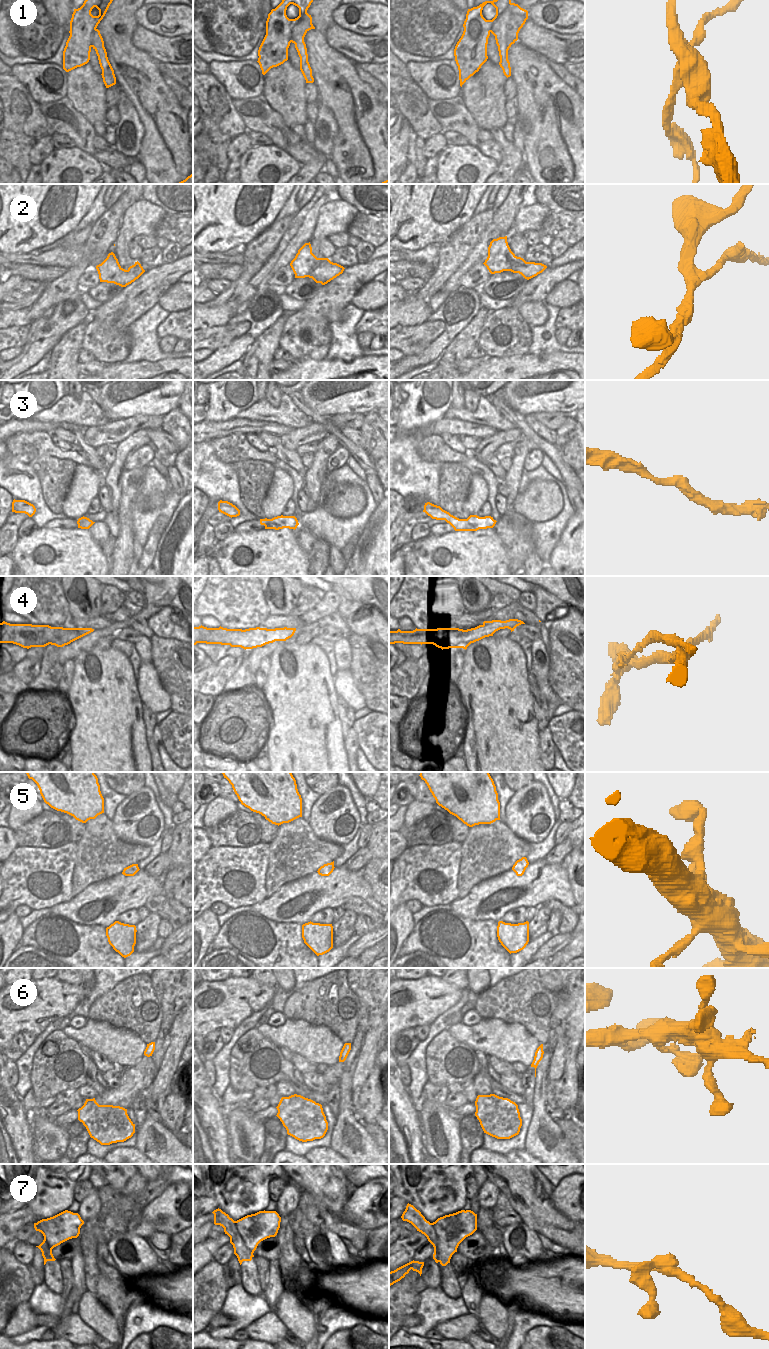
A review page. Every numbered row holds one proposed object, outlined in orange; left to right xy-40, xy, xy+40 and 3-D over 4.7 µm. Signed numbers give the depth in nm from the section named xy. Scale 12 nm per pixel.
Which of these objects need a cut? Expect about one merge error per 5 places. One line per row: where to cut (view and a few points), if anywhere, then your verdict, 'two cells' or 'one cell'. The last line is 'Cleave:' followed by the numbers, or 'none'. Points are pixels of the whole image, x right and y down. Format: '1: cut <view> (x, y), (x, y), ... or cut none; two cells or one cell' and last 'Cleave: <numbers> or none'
1: cut xy (306, 11), (293, 28), (291, 41); two cells
2: cut none; one cell
3: cut none; one cell
4: cut xy+40 (444, 628), (434, 633), (443, 643), (442, 648); two cells
5: cut none; one cell
6: cut none; one cell
7: cut none; one cell
Cleave: 1, 4

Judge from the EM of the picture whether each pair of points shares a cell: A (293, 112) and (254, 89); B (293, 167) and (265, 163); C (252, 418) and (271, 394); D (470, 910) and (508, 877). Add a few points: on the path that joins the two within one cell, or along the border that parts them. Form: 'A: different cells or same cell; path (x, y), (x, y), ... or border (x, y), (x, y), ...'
A: different cells; border (264, 75), (262, 94)
B: same cell; path (286, 167), (279, 167), (272, 163)
C: different cells; border (281, 393), (280, 404), (276, 407), (264, 398)
D: same cell; path (479, 900), (498, 887)

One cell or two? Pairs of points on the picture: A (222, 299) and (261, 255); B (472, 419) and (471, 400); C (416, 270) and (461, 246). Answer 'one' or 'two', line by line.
A: one
B: two
C: two

